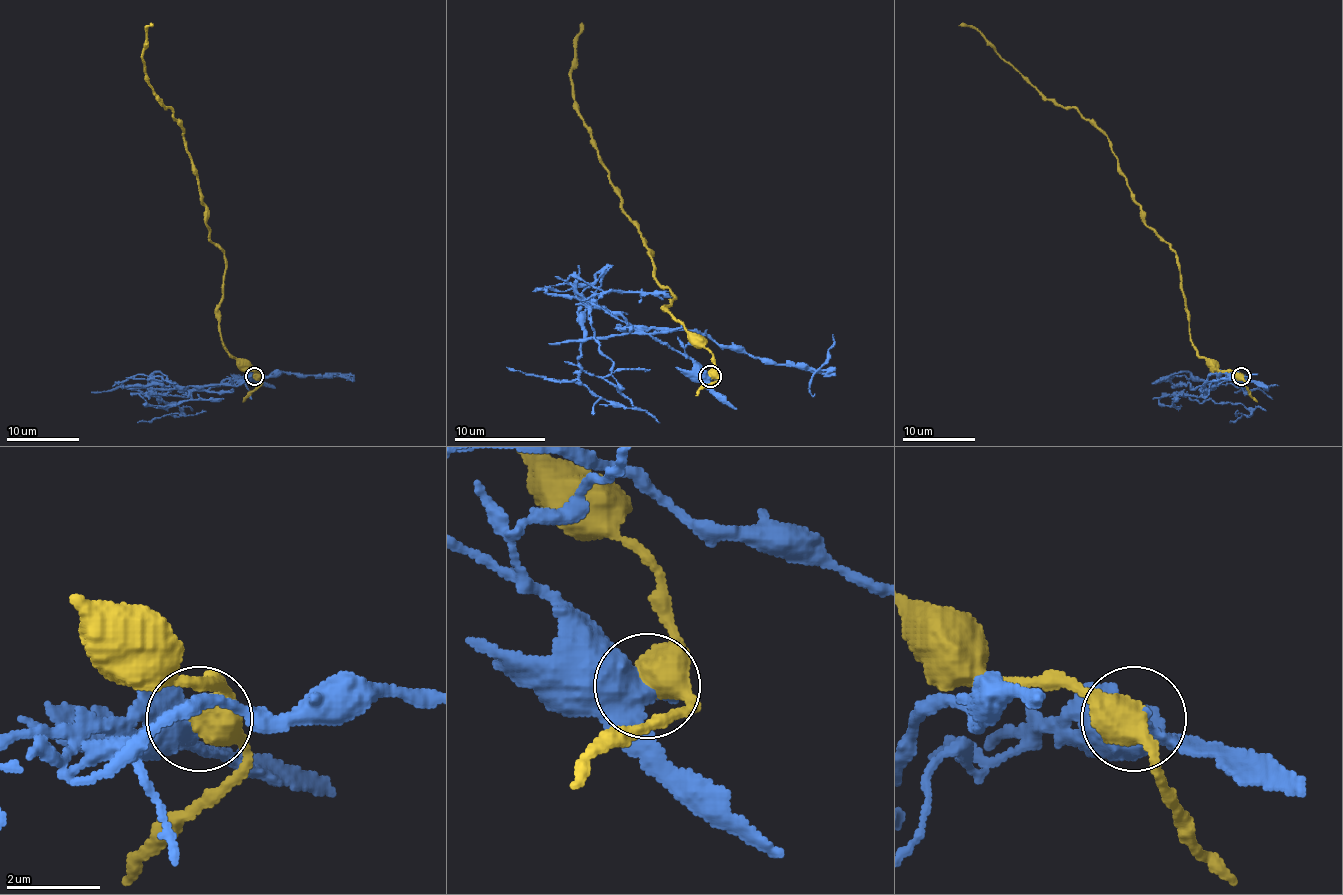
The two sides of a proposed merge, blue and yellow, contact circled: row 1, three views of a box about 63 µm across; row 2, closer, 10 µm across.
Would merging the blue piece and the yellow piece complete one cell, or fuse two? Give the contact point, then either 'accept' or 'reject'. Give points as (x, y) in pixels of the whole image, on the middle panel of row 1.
at (710, 376); reject

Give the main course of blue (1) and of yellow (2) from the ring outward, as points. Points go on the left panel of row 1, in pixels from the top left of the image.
1: (254, 376), (194, 388), (187, 396), (161, 394), (158, 401), (176, 403), (178, 416), (138, 423)
2: (254, 376), (221, 340), (225, 256), (210, 240), (183, 129), (145, 73), (145, 29), (152, 26)

